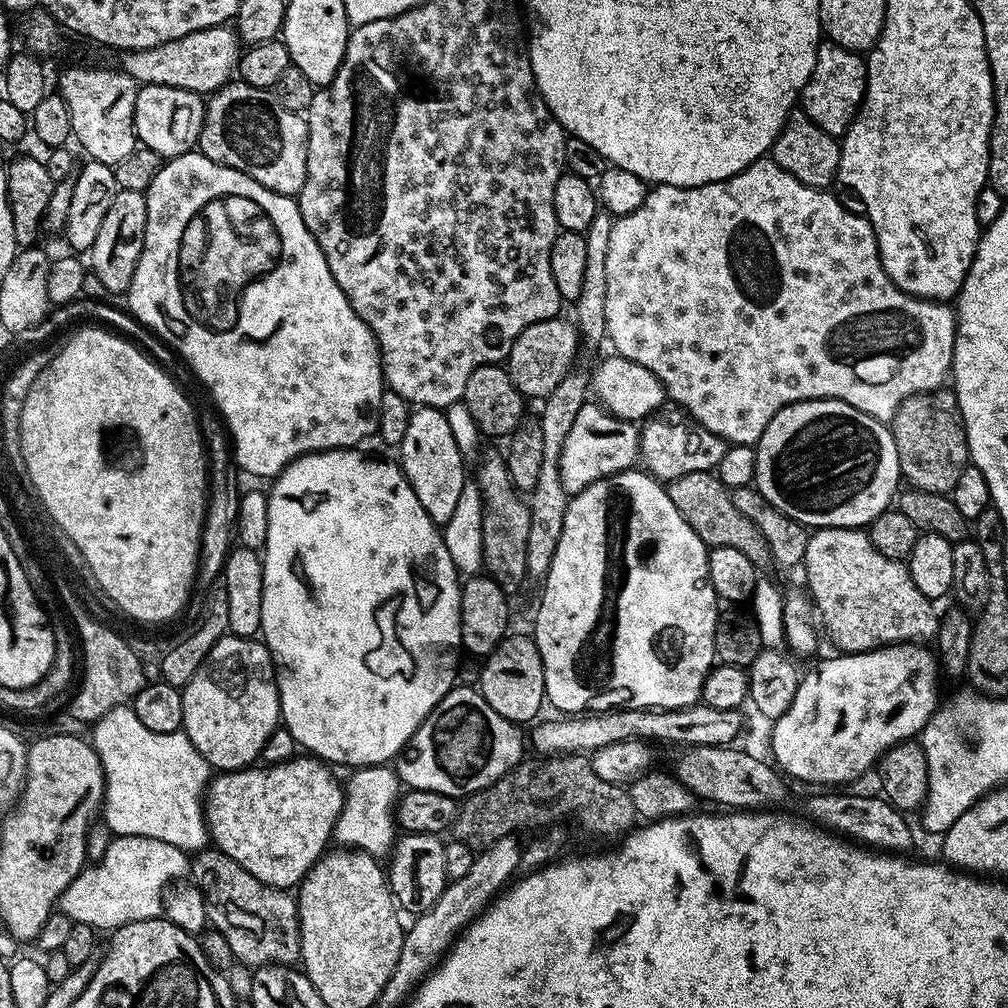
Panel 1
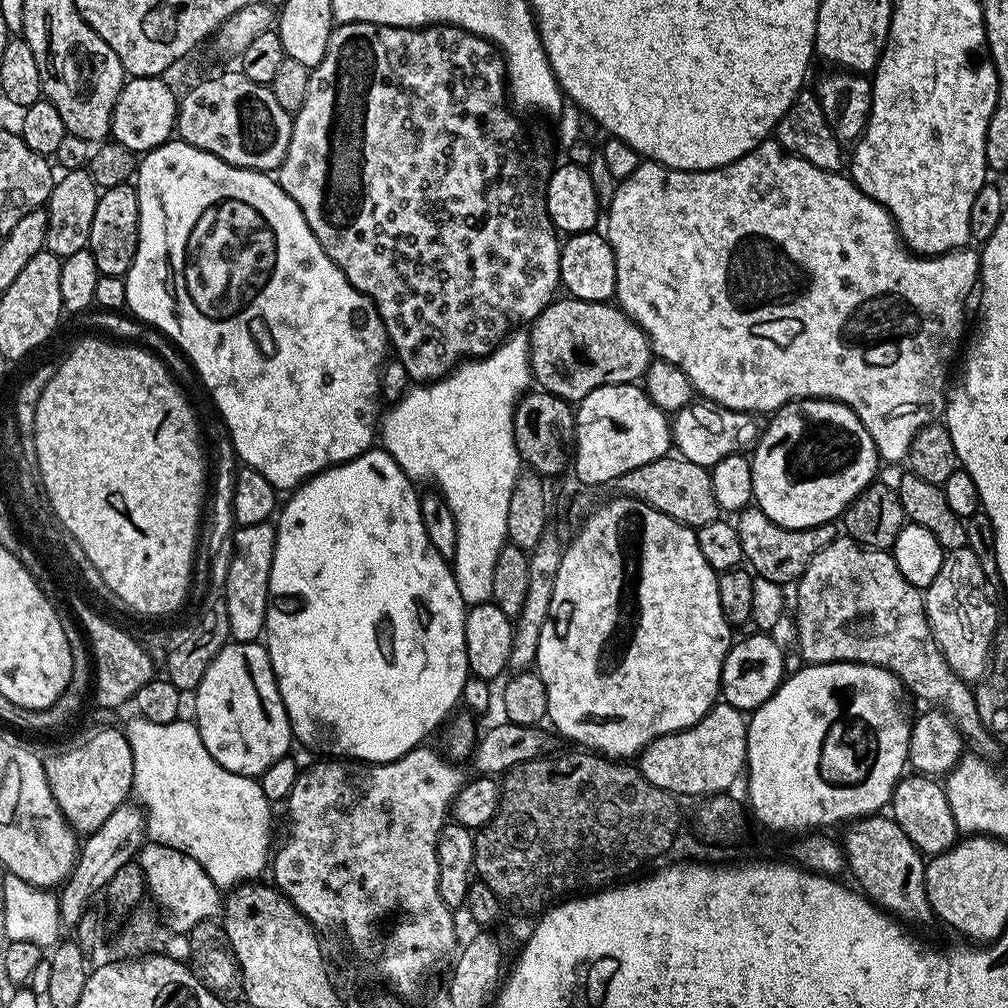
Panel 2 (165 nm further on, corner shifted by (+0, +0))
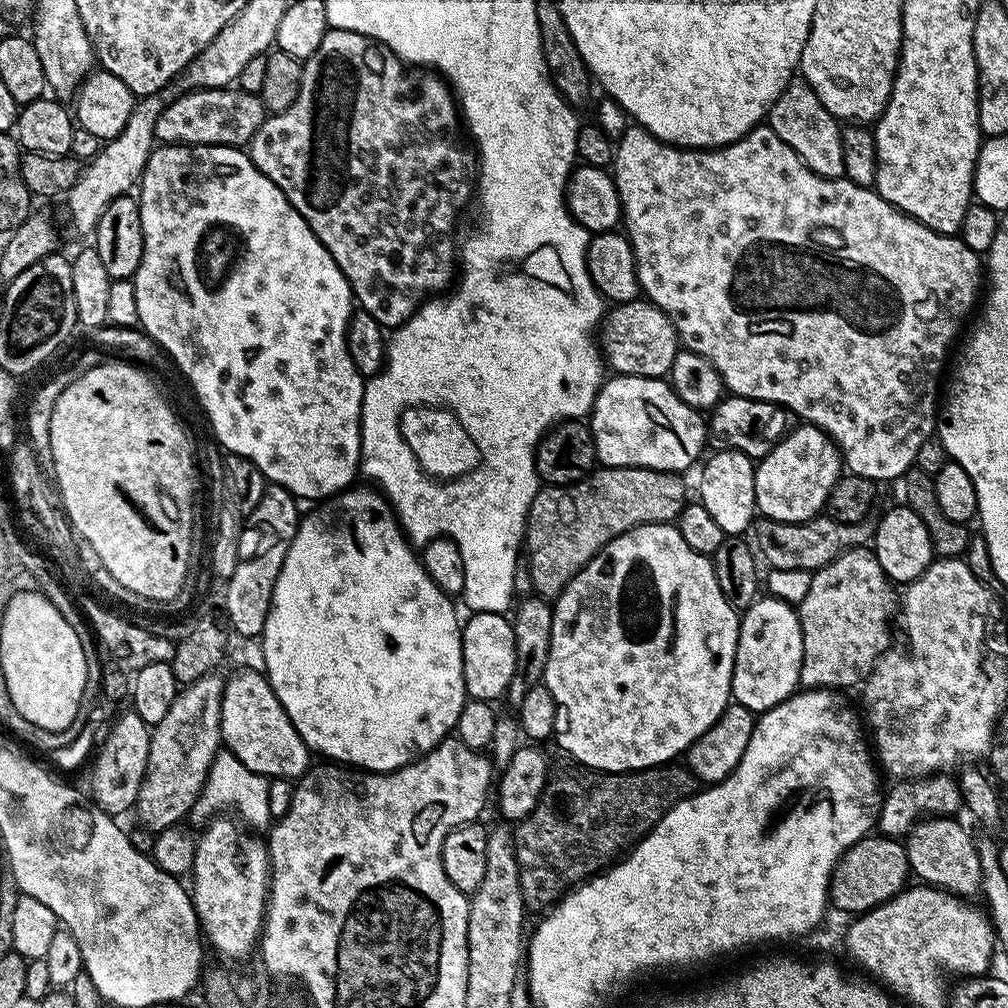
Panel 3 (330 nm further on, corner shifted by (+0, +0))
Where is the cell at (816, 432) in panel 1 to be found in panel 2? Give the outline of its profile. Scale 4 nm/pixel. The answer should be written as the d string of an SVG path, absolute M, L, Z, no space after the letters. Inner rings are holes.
M791 400L789 404L784 404L771 413L772 420L761 431L760 439L754 445L754 451L751 453L752 461L752 495L754 497L755 507L761 508L763 512L778 526L783 528L809 528L819 524L831 524L839 521L844 512L877 479L876 467L882 464L878 450L874 446L874 438L870 438L870 430L862 426L858 414L850 410L846 405L839 404L836 400Z

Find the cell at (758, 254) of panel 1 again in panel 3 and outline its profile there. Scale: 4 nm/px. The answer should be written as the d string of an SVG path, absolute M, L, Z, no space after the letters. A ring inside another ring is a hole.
M630 126L626 130L626 134L622 134L622 138L615 141L614 159L610 168L614 173L616 189L620 195L622 228L628 237L628 241L632 243L632 253L636 259L636 277L640 283L641 293L654 306L658 306L667 314L670 322L676 328L676 334L680 337L681 345L687 351L698 354L710 361L714 366L714 370L718 370L725 389L731 395L745 396L751 400L765 400L771 404L778 404L781 408L791 413L793 417L801 416L801 421L813 424L815 428L823 430L836 443L837 448L840 450L843 467L849 473L860 475L862 478L875 482L881 482L881 480L899 481L904 473L915 465L916 455L920 447L922 447L922 442L929 440L933 435L934 429L937 427L938 400L936 404L936 391L939 388L941 391L942 388L942 380L940 384L940 371L944 368L944 359L948 356L948 347L951 346L952 339L960 332L960 323L972 312L972 303L975 302L976 295L980 292L980 284L982 292L981 253L970 250L970 246L966 246L959 235L943 236L941 232L930 230L922 222L918 222L912 216L908 216L900 211L899 208L895 208L890 202L886 202L872 188L863 188L843 178L828 180L824 176L814 174L801 162L798 154L794 154L794 150L790 150L790 146L786 146L786 142L782 142L782 138L778 138L778 134L774 134L774 130L767 126L752 128L741 140L727 144L725 148L675 148L673 144L667 144L658 138L654 138L654 134L650 134L645 128Z

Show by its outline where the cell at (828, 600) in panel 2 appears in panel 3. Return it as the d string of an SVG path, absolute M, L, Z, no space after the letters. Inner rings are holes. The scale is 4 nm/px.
M867 547L852 548L846 554L834 558L834 562L811 573L811 577L810 586L798 605L802 626L802 670L799 687L804 690L845 690L844 688L852 688L855 684L863 685L871 677L878 658L889 651L888 643L892 640L892 632L888 629L888 623L892 620L892 611L895 608L897 611L898 608L898 592L895 592L897 589Z

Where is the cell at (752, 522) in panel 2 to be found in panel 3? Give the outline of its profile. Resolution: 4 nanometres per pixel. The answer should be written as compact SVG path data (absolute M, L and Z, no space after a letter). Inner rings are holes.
M825 514L817 516L814 520L804 520L801 524L760 518L754 524L754 544L763 563L764 560L768 563L769 569L798 570L811 574L834 562L834 558L846 554L852 548L865 547L873 539L875 531L876 520L872 518L867 518L860 524L839 524Z

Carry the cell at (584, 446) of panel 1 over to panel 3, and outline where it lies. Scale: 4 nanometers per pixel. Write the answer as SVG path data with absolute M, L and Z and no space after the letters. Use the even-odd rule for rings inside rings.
M616 374L605 379L590 413L590 427L596 459L605 468L649 468L684 474L696 459L699 461L705 455L704 444L708 440L705 417L697 409L686 406L667 379L654 376Z

